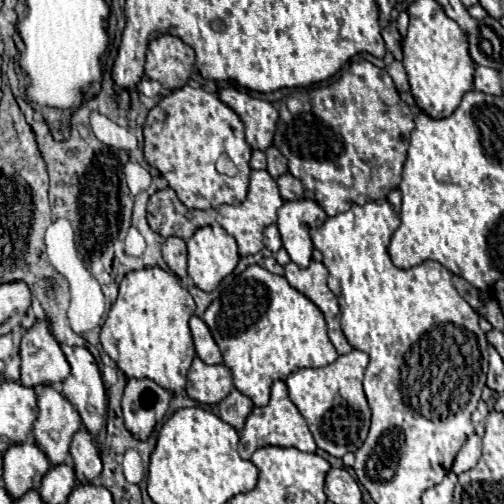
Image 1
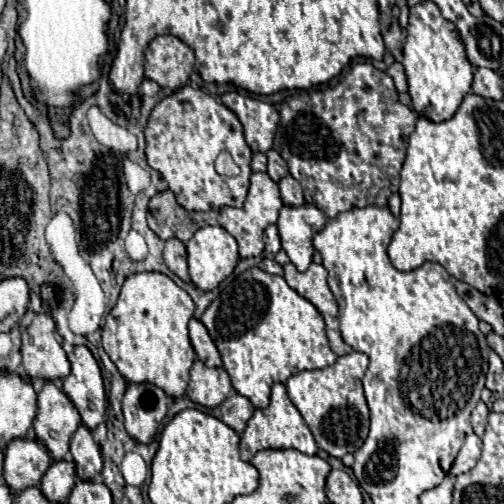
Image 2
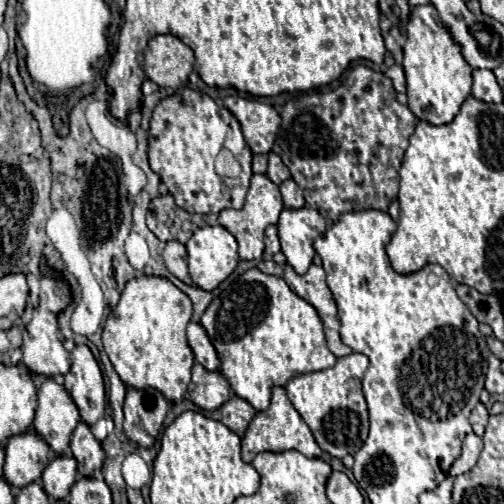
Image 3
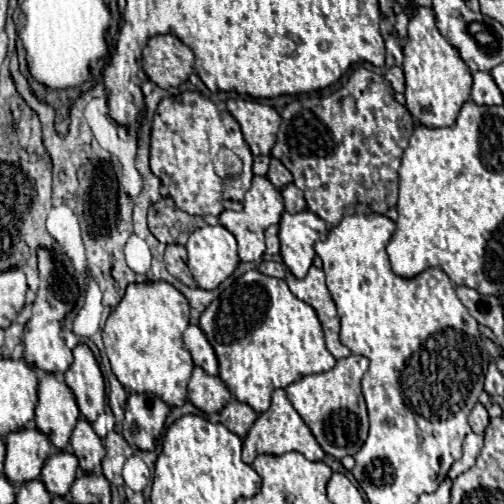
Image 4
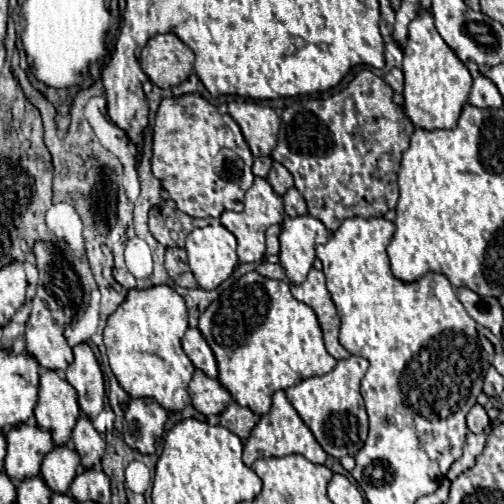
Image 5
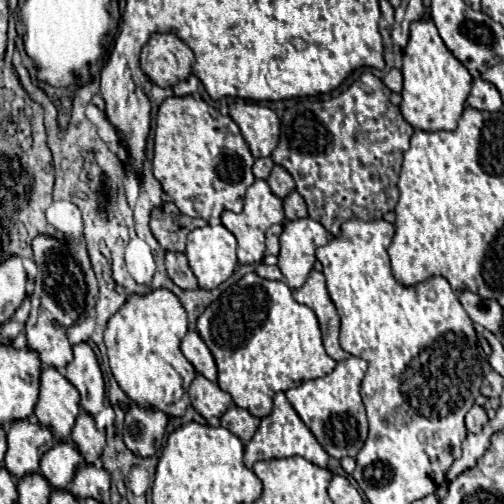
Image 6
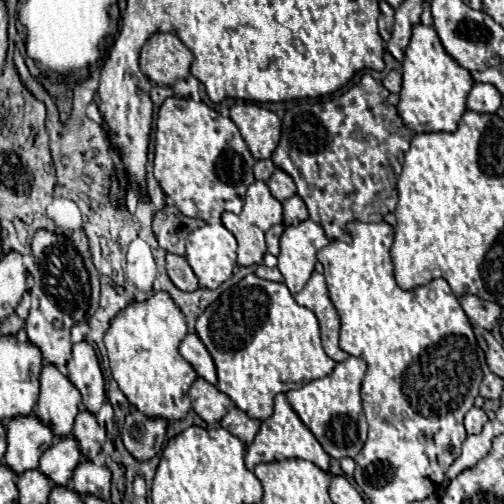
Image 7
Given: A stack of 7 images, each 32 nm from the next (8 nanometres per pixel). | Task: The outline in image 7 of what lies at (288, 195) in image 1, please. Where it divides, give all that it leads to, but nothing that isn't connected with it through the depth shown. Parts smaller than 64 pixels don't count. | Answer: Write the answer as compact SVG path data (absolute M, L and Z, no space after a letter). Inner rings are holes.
M298 194L284 200L284 224L286 226L298 224L298 222L302 222L306 218L308 218L308 210L306 210L306 204L302 202L302 198Z

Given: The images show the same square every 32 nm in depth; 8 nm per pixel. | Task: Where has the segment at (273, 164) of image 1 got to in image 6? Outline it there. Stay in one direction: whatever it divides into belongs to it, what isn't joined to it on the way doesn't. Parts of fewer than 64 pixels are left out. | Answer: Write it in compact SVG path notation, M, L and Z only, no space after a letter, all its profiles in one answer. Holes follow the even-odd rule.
M274 164L272 172L270 172L270 178L268 178L268 184L272 188L272 192L278 196L278 198L286 198L296 186L294 186L294 180L292 176L288 174L286 168Z

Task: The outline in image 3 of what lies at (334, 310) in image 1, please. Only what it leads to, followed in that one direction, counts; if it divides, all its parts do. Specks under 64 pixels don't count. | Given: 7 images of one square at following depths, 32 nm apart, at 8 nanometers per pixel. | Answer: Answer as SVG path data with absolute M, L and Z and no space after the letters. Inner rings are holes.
M286 264L284 266L284 280L300 298L310 302L318 310L318 314L324 322L324 332L326 332L330 352L338 358L350 354L352 350L340 340L340 332L338 332L340 320L338 320L338 314L336 314L336 302L332 298L330 288L326 286L324 268L312 264L308 268L308 272L304 276L300 276L300 274L294 272L294 268L290 264Z

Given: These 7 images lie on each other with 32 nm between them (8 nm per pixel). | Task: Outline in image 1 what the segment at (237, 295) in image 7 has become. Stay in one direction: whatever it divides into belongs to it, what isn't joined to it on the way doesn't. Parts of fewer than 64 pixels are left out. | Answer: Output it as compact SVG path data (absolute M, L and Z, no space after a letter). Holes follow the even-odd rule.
M258 264L248 266L240 276L232 280L230 286L222 290L222 294L208 306L204 314L204 322L208 324L216 344L220 346L224 364L232 370L234 386L244 396L248 396L254 402L254 406L268 404L270 386L274 380L286 380L288 374L300 368L320 368L320 366L332 364L338 358L328 338L326 320L320 308L310 298L300 294L296 288L292 288L284 276L272 274Z

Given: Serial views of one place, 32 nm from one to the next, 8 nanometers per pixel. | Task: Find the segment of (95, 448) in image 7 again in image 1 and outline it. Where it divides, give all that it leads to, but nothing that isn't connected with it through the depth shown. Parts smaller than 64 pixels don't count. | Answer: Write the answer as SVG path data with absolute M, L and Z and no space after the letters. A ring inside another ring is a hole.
M78 430L74 434L72 444L70 444L70 456L72 456L76 480L80 484L90 484L100 476L102 460L100 460L96 446L94 446L92 436L86 430Z

